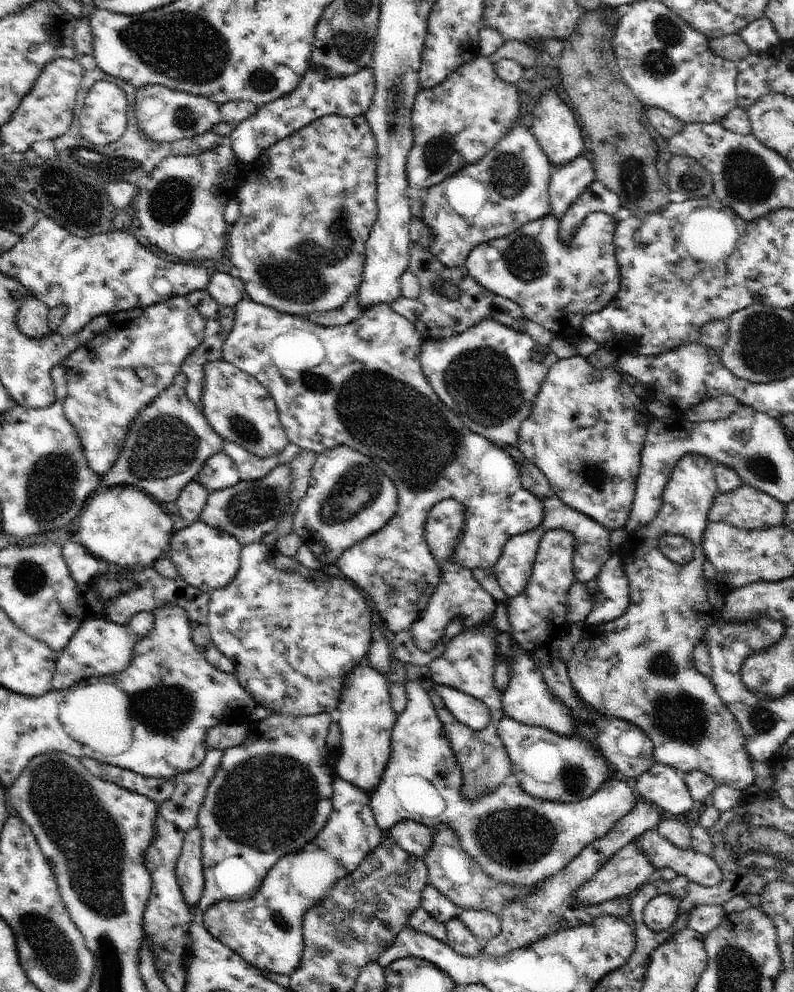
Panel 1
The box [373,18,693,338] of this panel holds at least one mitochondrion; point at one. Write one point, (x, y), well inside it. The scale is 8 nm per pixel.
(390, 128)

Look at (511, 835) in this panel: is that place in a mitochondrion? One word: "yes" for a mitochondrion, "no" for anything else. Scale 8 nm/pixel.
yes

